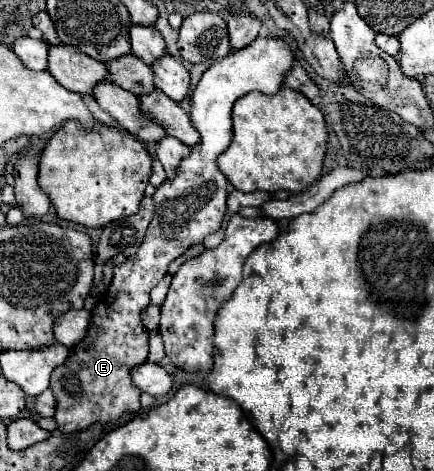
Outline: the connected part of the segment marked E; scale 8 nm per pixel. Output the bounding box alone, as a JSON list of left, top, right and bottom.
[51,37,295,433]

